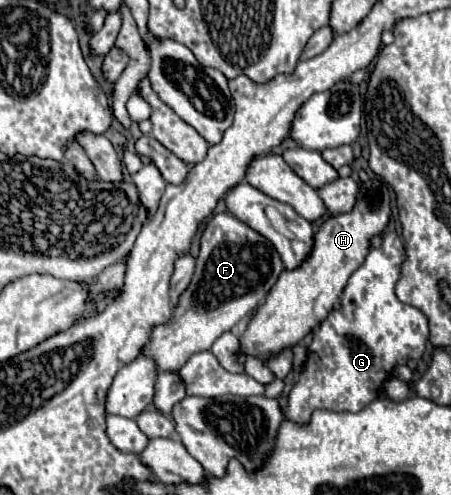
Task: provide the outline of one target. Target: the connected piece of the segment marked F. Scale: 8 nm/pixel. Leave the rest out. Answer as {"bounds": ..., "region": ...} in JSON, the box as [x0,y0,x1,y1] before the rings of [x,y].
{"bounds":[143,211,285,371],"region":[[[227,211],[213,215],[201,235],[201,251],[197,257],[193,281],[181,295],[179,305],[173,309],[171,321],[165,325],[157,325],[153,329],[151,343],[143,349],[143,355],[153,357],[157,361],[159,371],[179,371],[189,361],[191,355],[211,349],[211,345],[223,333],[231,331],[243,317],[253,313],[259,307],[259,303],[267,297],[267,293],[271,291],[283,269],[285,265],[275,247],[271,245],[271,241],[267,241],[263,235],[259,235],[257,231],[253,231],[249,225],[239,221],[235,215],[229,215]]]}

